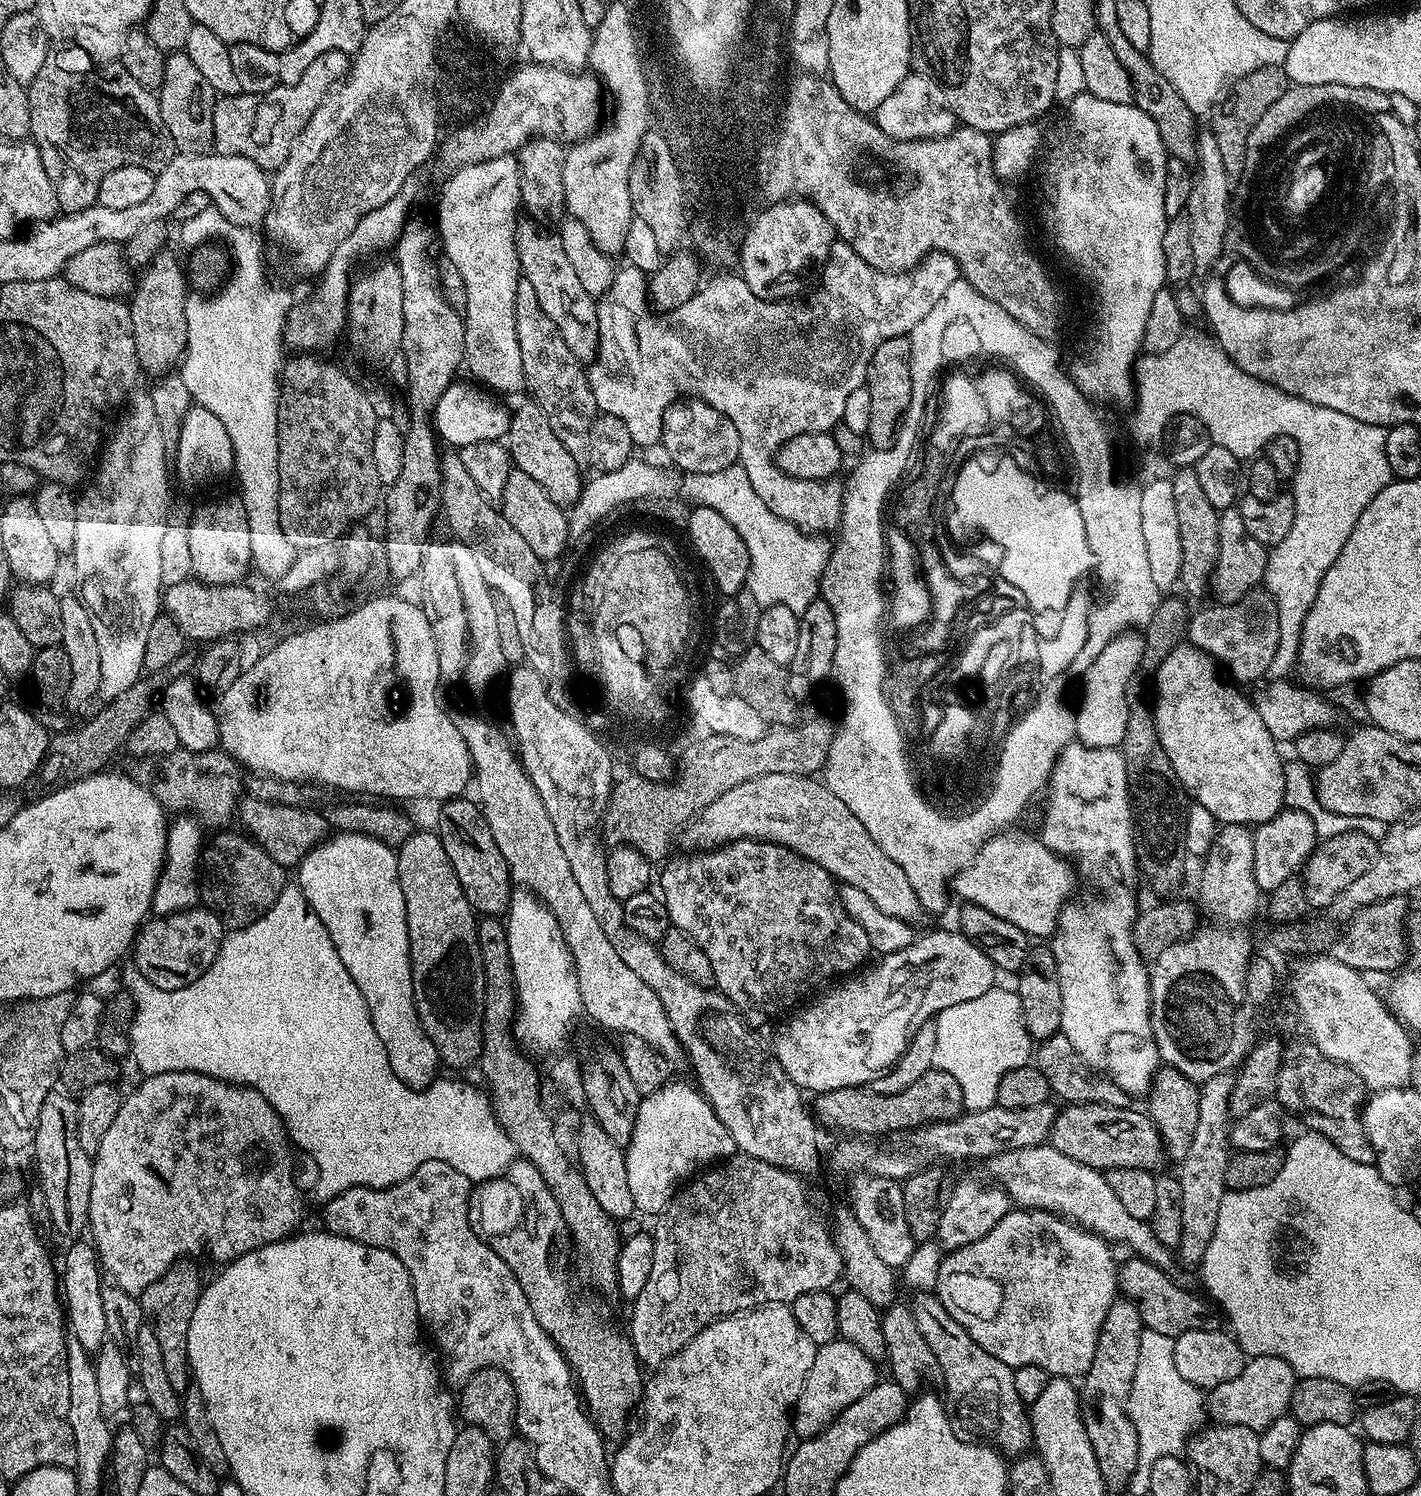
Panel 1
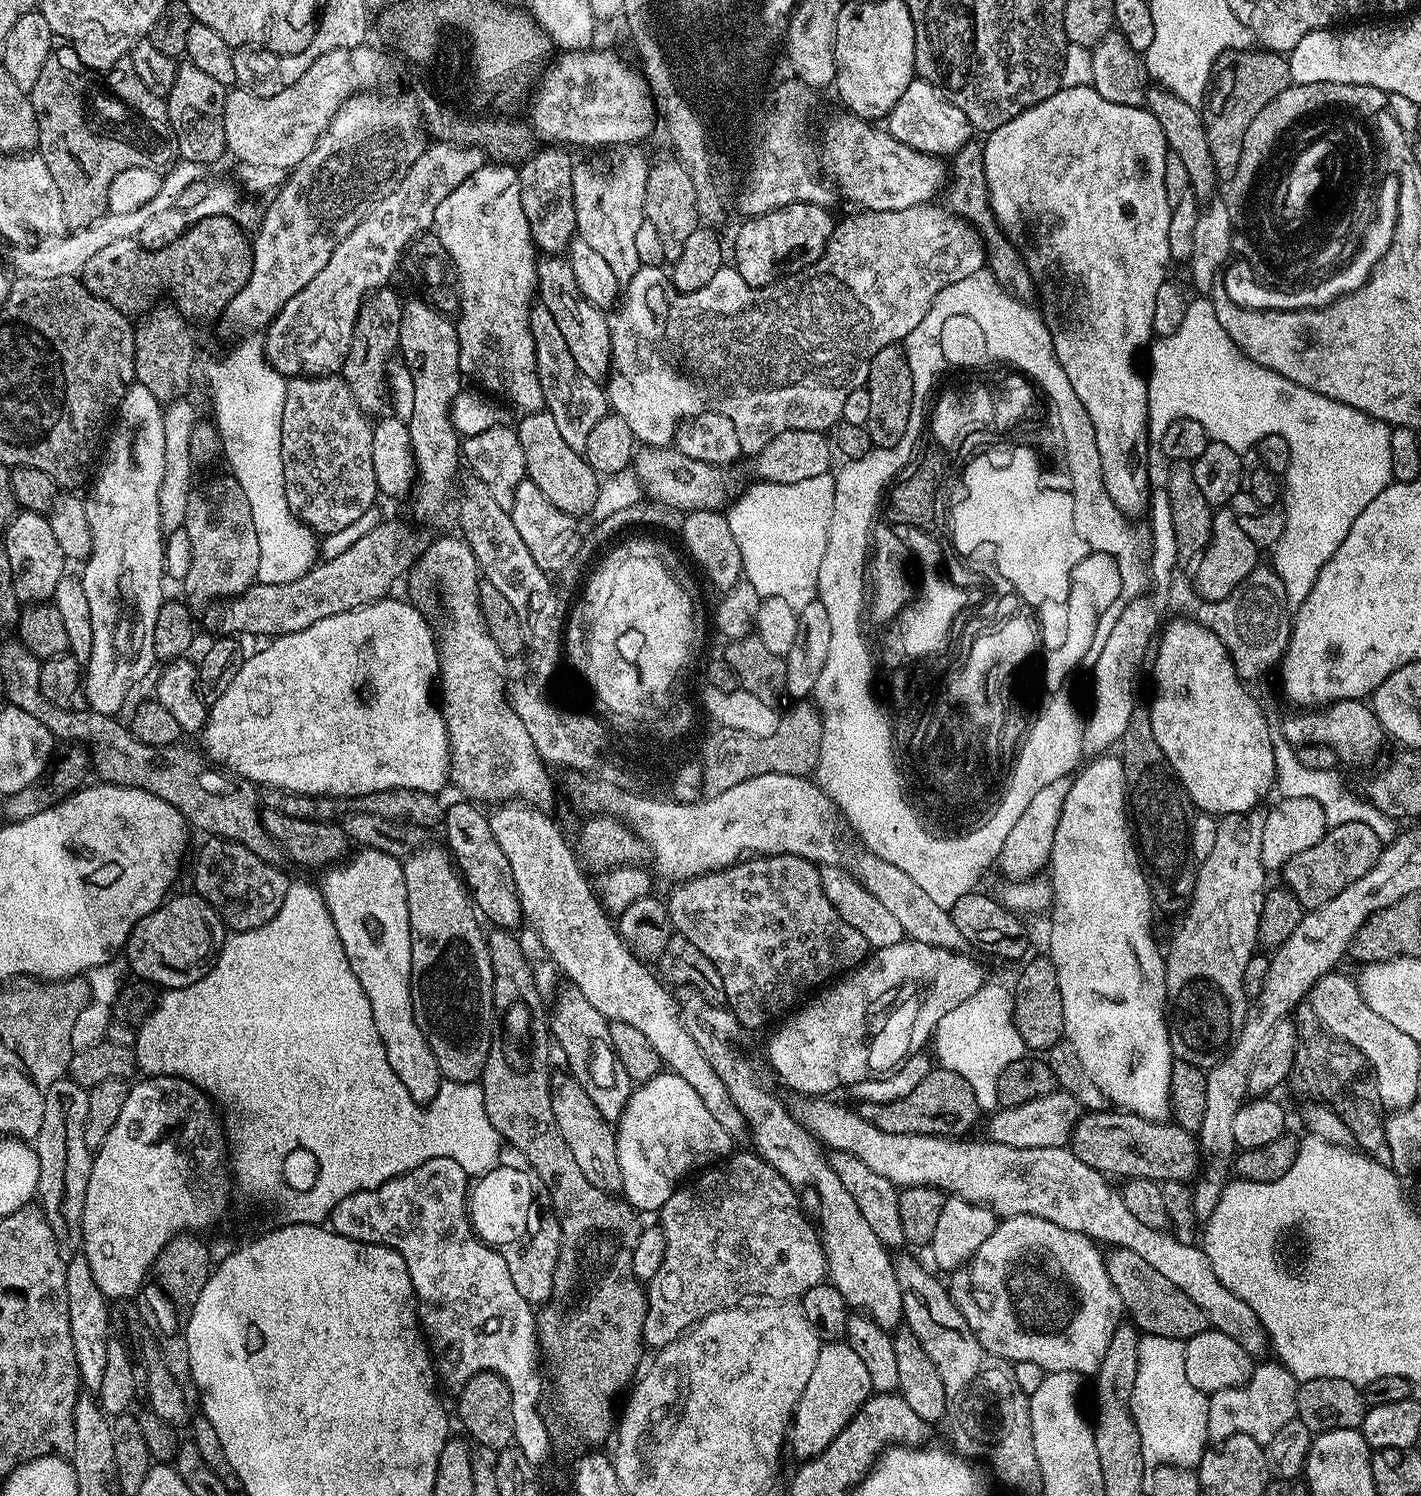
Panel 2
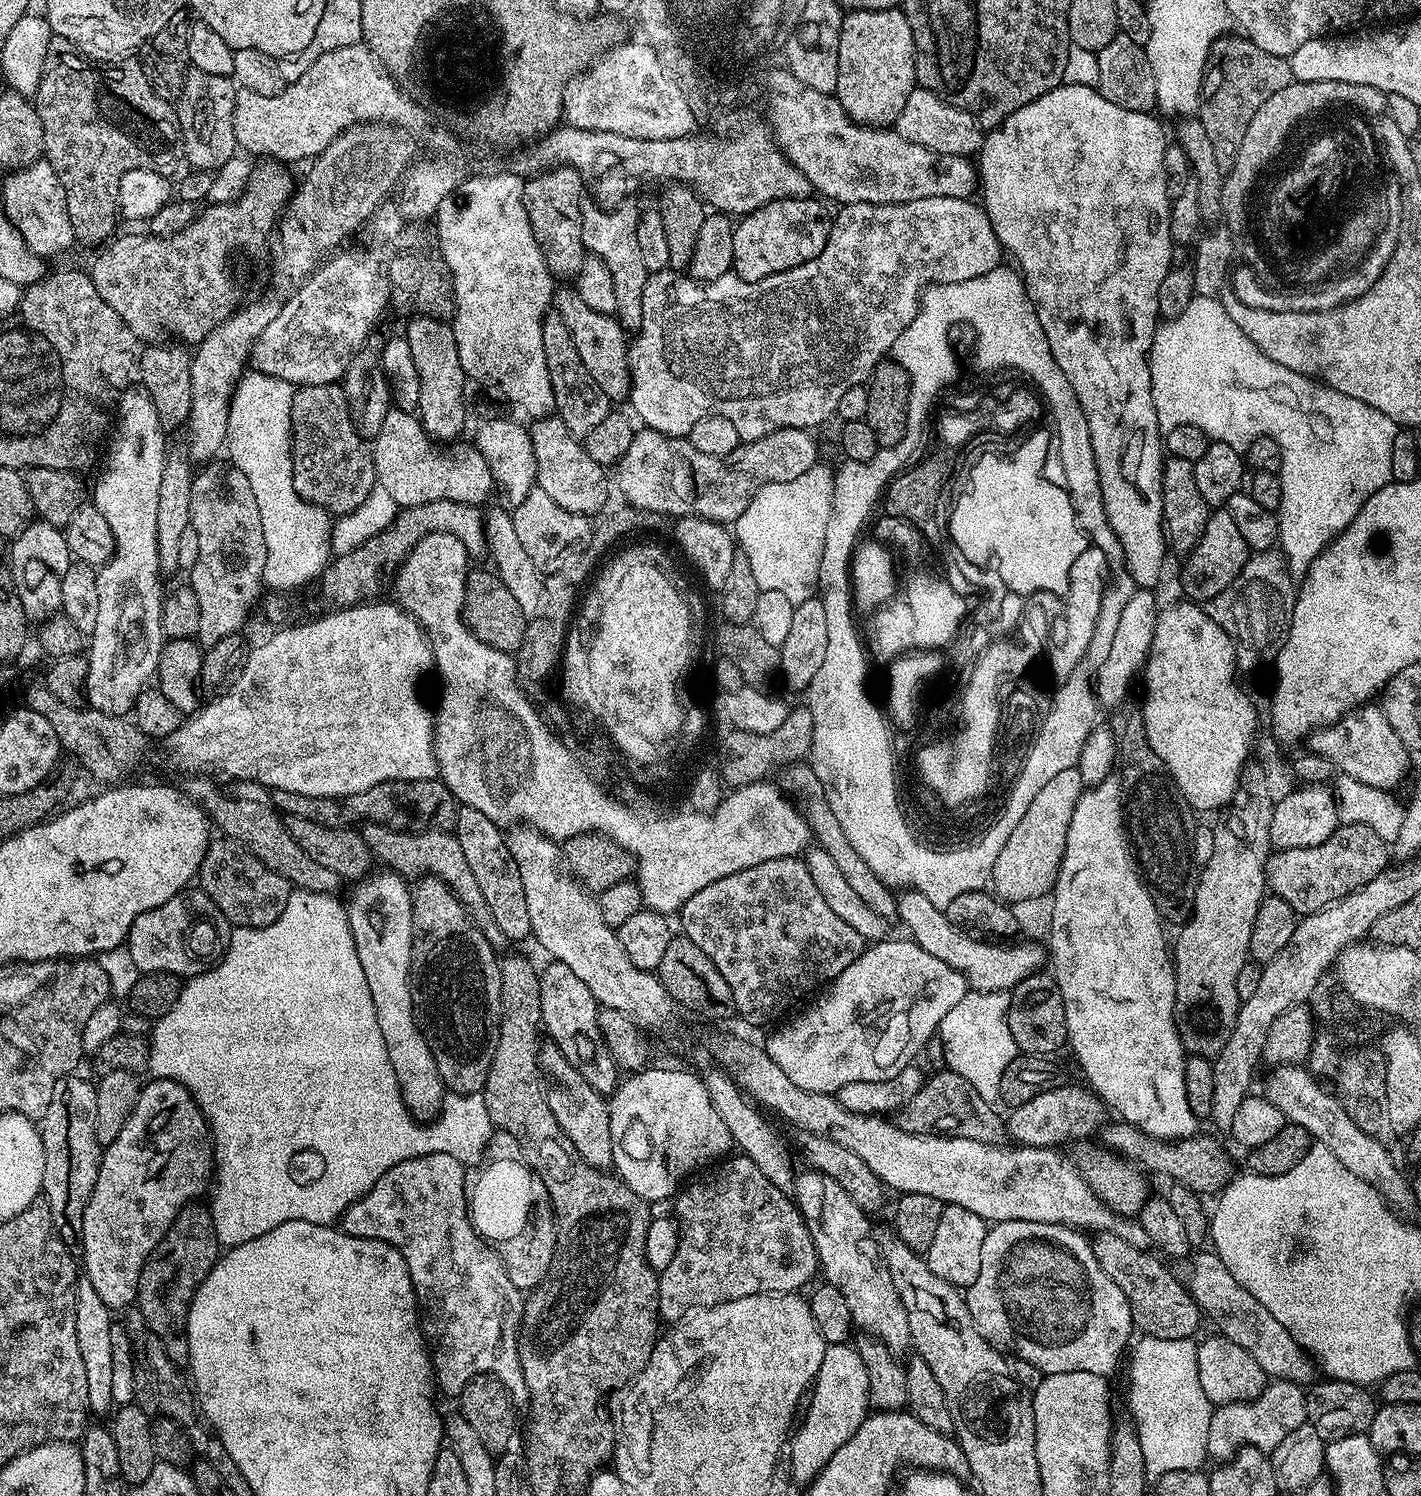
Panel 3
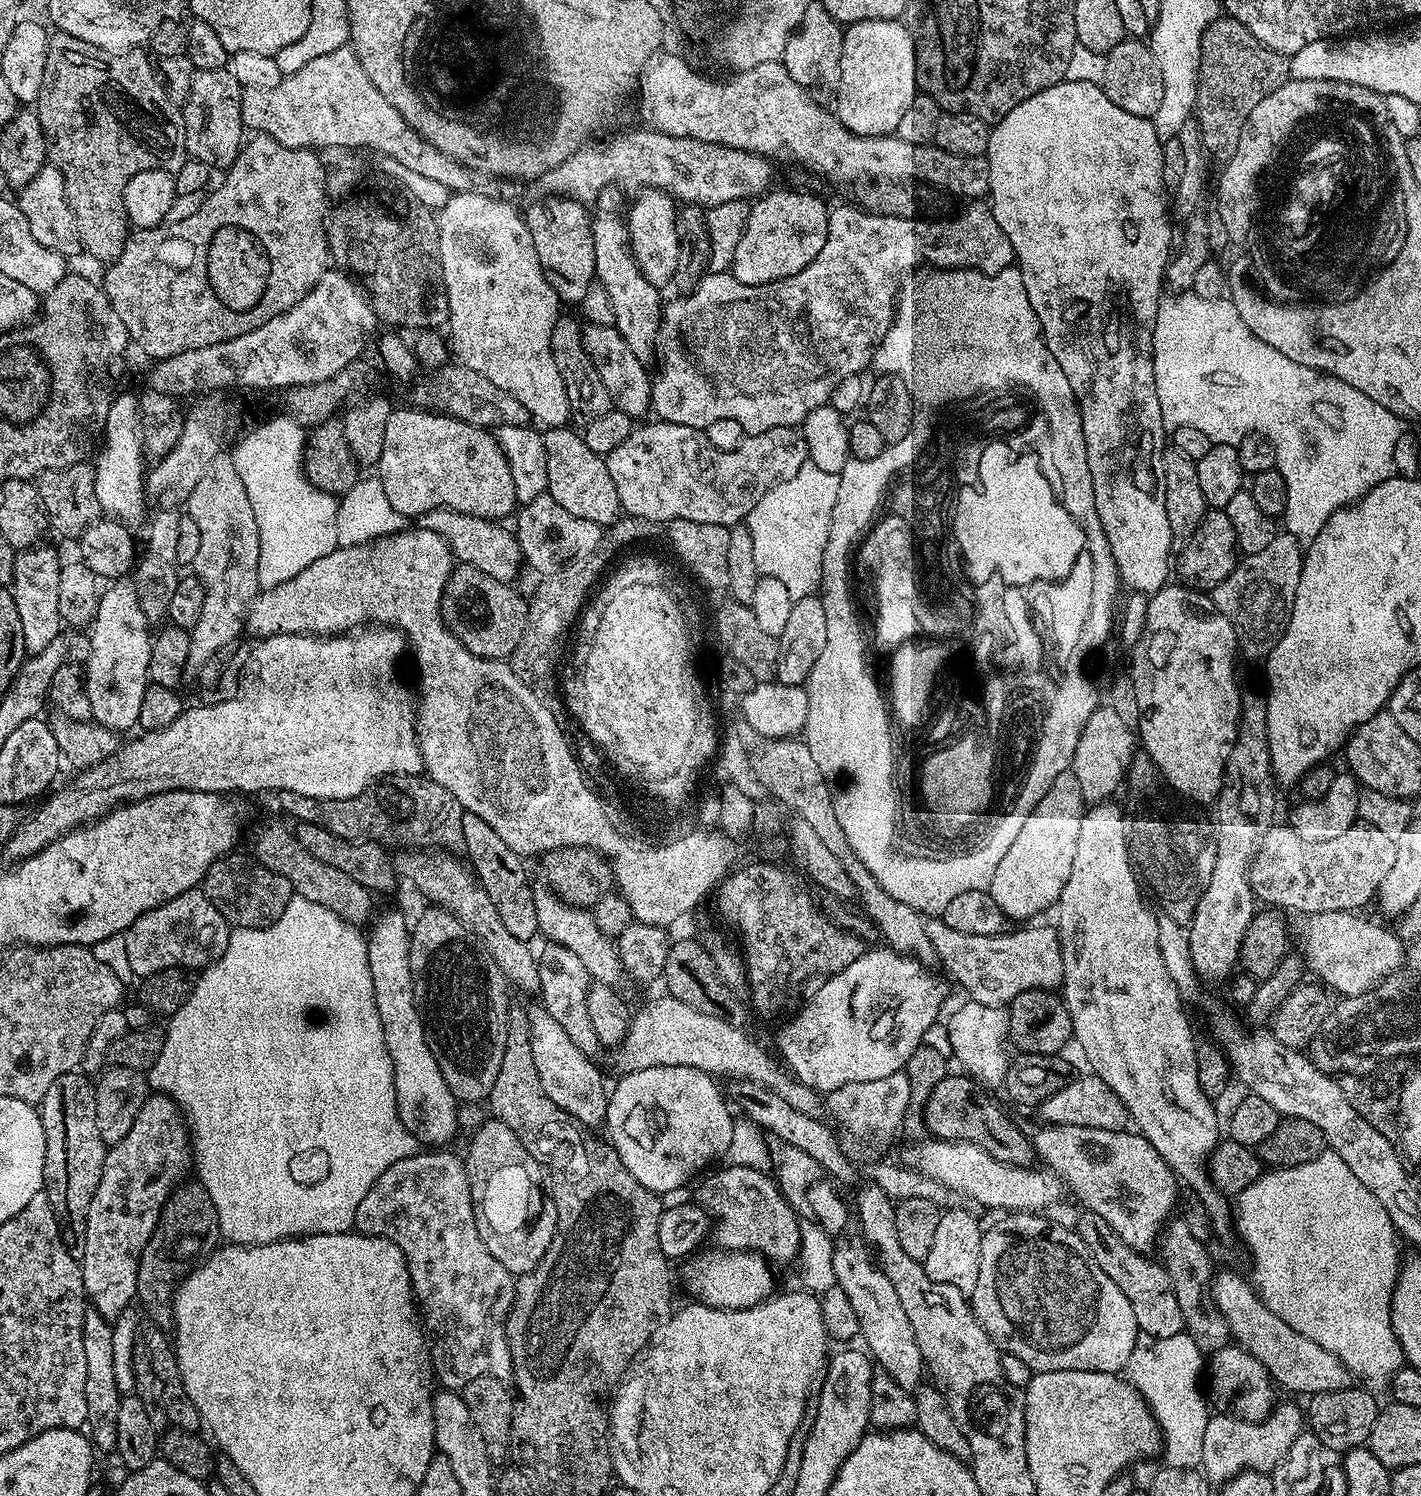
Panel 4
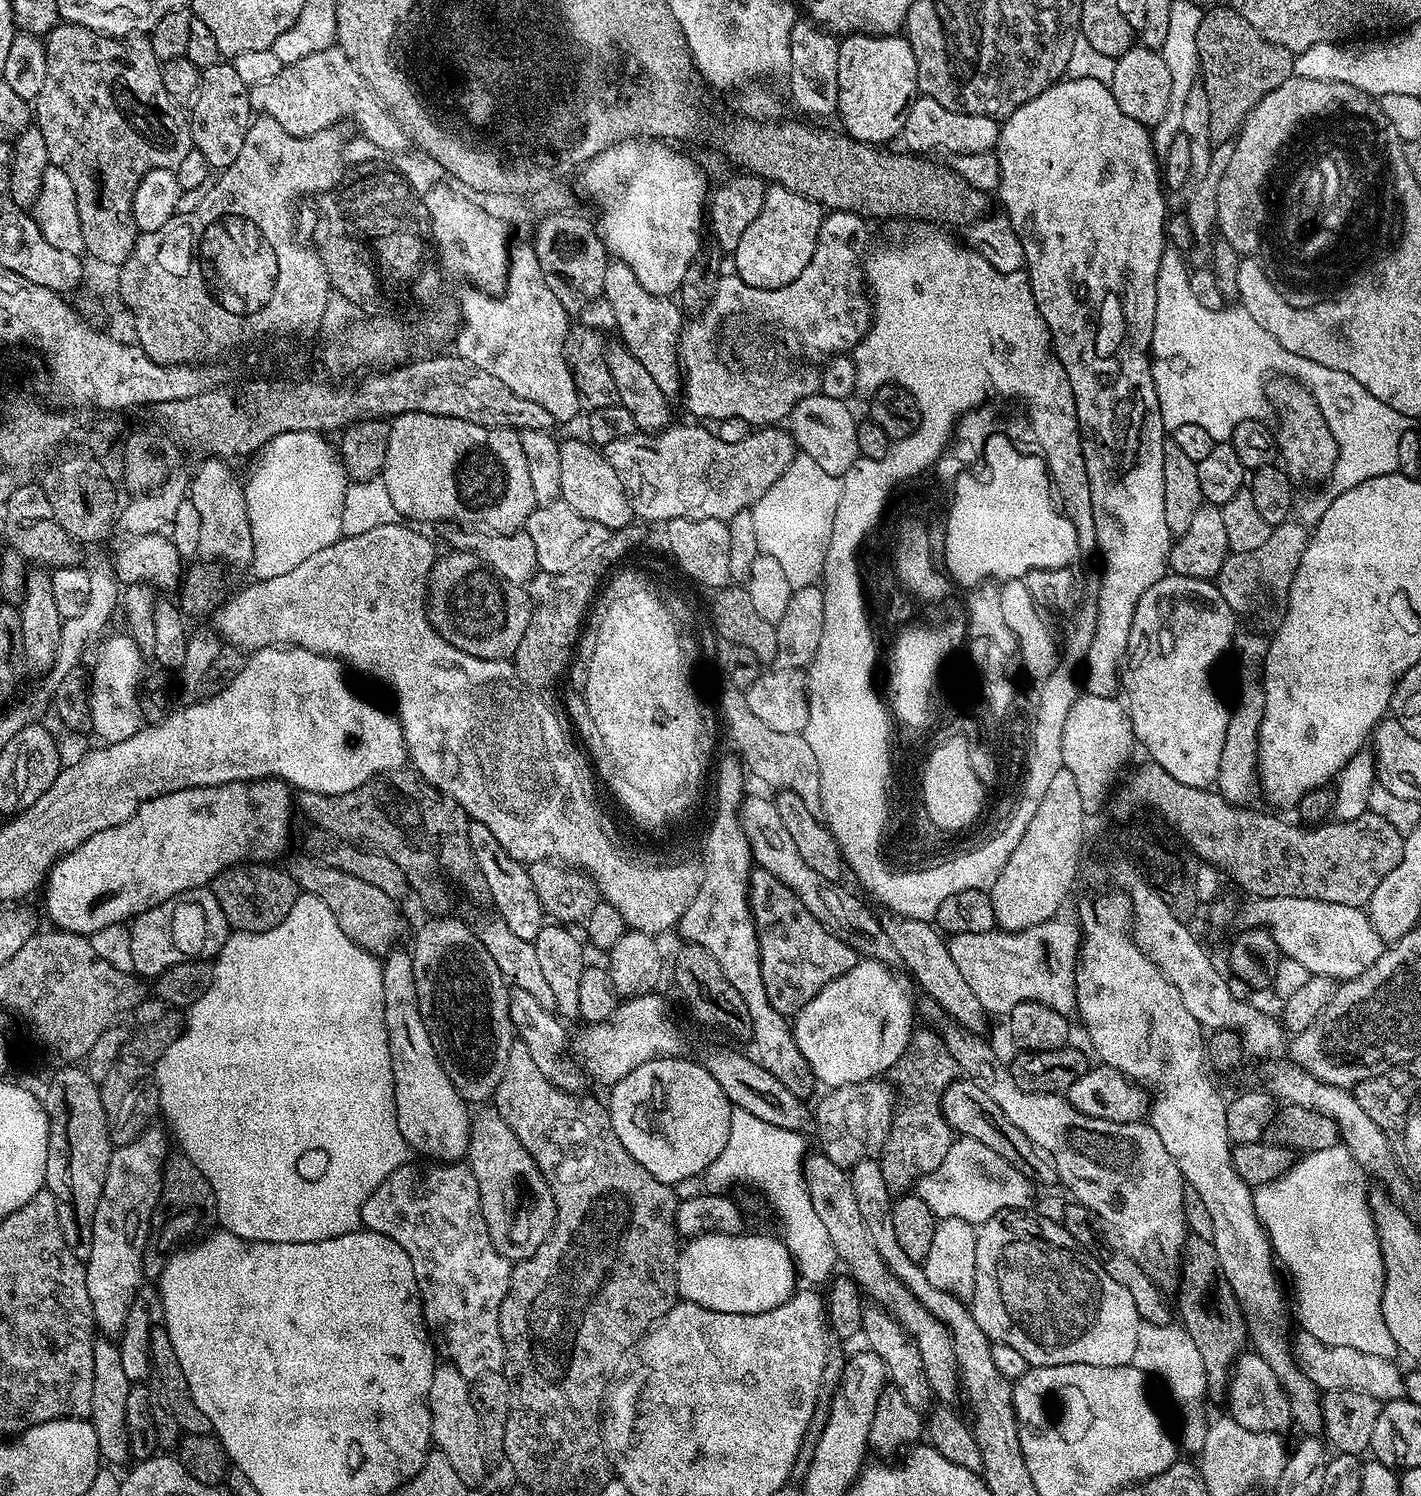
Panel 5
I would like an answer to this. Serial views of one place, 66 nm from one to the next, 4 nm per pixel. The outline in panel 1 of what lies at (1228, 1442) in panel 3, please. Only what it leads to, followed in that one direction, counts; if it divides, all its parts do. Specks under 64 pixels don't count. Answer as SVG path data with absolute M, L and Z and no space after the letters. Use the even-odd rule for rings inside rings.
M1254 1356L1230 1382L1214 1386L1206 1396L1206 1412L1213 1421L1263 1430L1292 1407L1297 1374L1282 1358Z

